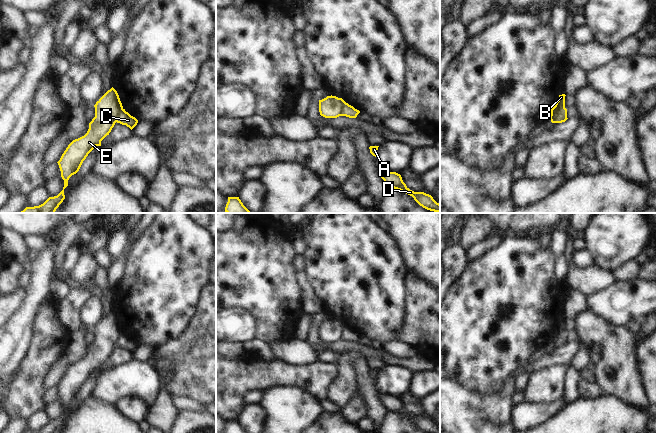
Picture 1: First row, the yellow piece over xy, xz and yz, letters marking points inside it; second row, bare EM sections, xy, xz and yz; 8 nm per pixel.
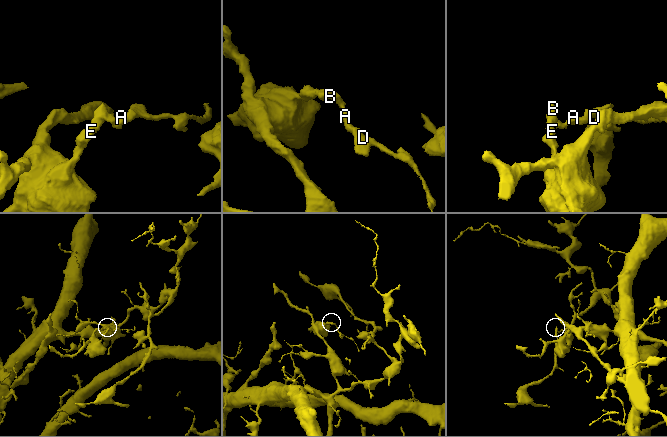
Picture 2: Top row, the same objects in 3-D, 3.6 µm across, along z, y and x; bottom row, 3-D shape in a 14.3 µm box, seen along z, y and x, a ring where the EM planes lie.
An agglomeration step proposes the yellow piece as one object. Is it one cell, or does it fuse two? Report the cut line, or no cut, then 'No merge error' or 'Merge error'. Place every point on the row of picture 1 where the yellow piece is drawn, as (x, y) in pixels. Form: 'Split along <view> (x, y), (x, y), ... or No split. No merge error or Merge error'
Split along yz (564, 107), (551, 121). Merge error.

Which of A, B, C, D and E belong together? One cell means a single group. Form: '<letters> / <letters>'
A C D / B E

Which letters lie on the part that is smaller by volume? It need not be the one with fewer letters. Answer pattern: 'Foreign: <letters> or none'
Foreign: A, C, D

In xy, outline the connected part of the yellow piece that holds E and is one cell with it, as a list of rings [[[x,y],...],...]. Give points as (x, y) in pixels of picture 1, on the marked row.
[[[113,87],[96,102],[94,107],[95,117],[89,123],[87,133],[73,140],[57,162],[64,180],[63,190],[57,196],[49,197],[43,204],[26,207],[20,213],[55,213],[65,199],[64,189],[68,186],[69,178],[79,171],[88,154],[96,146],[101,146],[101,141],[109,135],[117,122],[117,116],[123,110],[119,95]]]

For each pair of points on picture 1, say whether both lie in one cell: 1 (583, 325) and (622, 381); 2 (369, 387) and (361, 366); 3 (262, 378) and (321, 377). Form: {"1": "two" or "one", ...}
{"1": "one", "2": "one", "3": "one"}

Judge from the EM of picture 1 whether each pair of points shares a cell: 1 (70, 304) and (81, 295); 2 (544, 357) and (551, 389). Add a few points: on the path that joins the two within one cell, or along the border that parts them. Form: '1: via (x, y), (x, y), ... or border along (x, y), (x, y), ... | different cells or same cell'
1: via (73, 301), (78, 296) | same cell
2: border along (567, 364), (542, 368), (530, 374) | different cells

